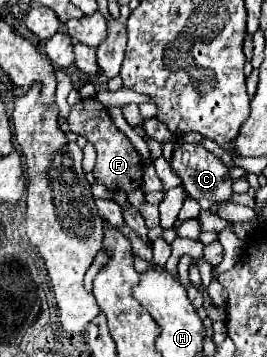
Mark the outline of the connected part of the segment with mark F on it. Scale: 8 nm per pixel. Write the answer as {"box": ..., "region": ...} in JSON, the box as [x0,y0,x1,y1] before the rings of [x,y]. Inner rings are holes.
{"box":[67,98,143,194],"region":[[[97,98],[79,100],[75,106],[71,106],[71,114],[69,114],[67,124],[69,124],[71,132],[85,136],[95,146],[97,162],[95,162],[95,168],[93,168],[93,176],[99,184],[107,186],[111,192],[121,190],[125,194],[141,188],[141,184],[143,184],[141,156],[137,154],[137,150],[133,148],[129,138],[113,124],[107,108]]]}

